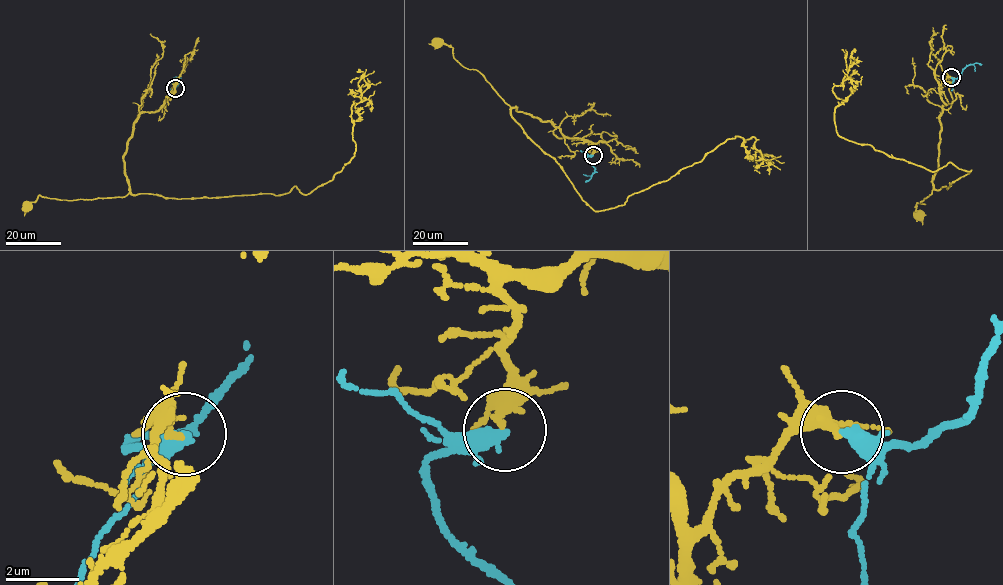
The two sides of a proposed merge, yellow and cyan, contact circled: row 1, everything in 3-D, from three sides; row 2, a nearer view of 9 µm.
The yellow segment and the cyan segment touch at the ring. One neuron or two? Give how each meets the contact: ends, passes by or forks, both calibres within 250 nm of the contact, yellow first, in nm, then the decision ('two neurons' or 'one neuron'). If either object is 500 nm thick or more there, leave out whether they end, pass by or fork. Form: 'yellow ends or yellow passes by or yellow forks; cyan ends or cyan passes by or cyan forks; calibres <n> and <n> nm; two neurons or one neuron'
yellow passes by; cyan passes by; calibres 180 and 280 nm; two neurons

